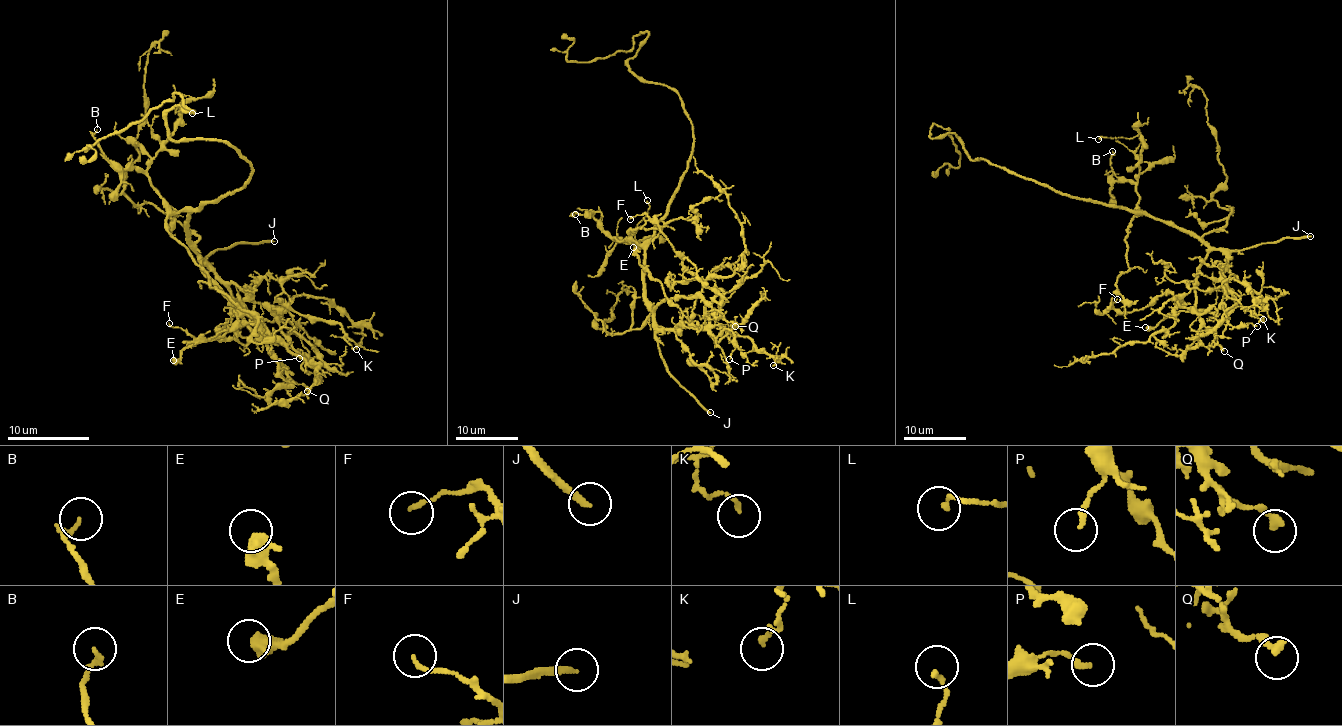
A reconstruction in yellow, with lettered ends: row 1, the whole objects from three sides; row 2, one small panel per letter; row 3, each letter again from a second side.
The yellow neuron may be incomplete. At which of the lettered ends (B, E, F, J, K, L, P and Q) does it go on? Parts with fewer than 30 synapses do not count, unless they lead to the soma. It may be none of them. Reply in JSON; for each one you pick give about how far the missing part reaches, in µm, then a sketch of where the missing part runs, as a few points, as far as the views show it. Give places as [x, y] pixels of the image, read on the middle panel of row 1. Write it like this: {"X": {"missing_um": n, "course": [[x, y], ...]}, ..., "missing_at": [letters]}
{"J": {"missing_um": 90}, "missing_at": ["J"]}

